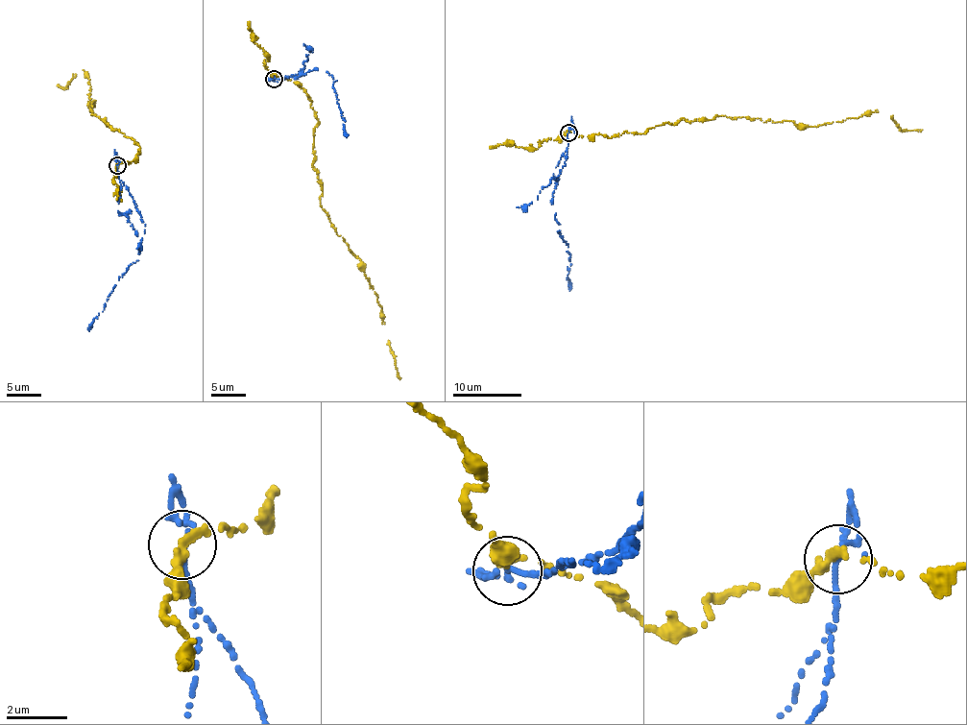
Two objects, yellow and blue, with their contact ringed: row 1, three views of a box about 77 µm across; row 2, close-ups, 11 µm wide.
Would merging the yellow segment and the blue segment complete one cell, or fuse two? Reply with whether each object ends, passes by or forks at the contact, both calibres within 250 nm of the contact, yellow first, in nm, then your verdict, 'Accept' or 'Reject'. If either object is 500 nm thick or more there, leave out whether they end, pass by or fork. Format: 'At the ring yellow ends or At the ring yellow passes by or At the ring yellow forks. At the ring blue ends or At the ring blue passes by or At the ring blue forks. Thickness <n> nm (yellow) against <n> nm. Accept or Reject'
At the ring yellow ends. At the ring blue passes by. Thickness 400 nm (yellow) against 130 nm. Reject

